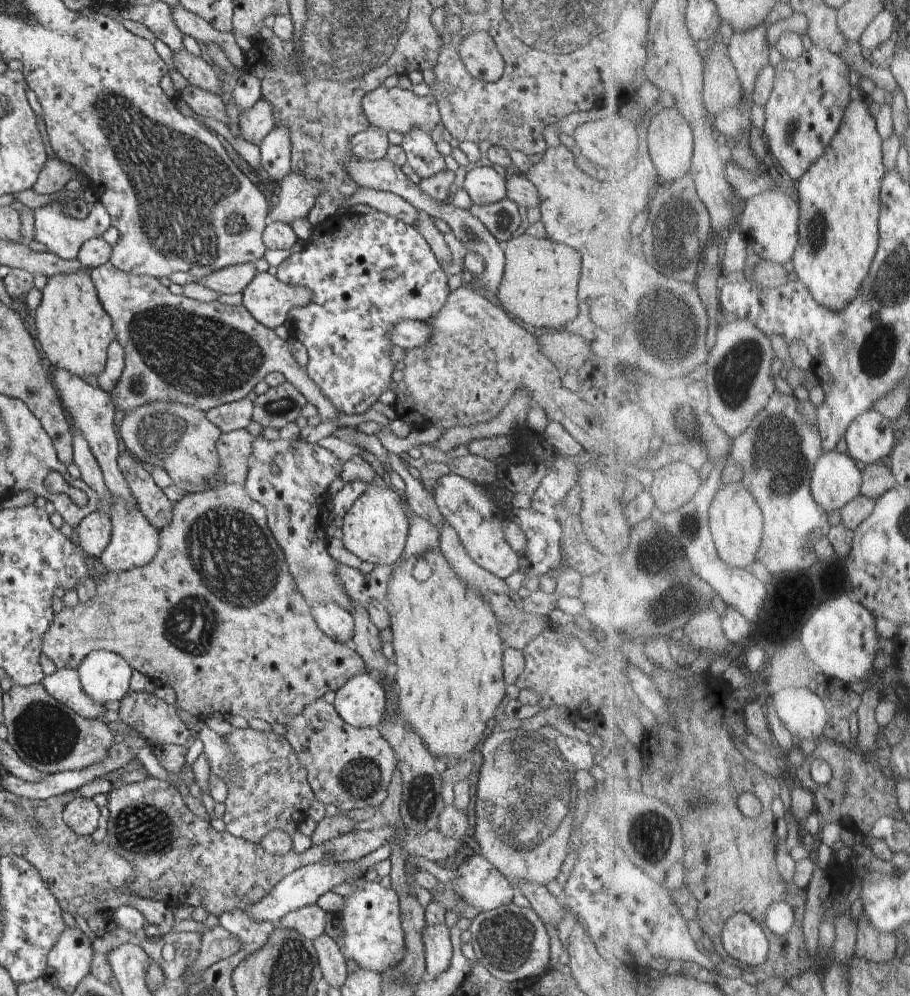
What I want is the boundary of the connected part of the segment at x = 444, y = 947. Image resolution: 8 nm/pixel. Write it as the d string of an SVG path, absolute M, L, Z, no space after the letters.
M446 925L430 926L423 930L426 977L438 978L450 967L453 947L449 930Z

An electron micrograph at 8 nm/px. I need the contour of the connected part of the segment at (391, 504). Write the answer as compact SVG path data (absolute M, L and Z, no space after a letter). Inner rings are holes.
M368 485L368 490L358 498L345 515L343 544L361 562L393 566L404 553L409 530L409 518L404 512L403 495L382 486Z

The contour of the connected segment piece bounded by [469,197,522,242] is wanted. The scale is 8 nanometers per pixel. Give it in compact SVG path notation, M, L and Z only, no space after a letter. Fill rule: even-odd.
M507 197L494 204L472 203L469 208L469 212L486 226L498 242L510 240L522 224L518 206Z

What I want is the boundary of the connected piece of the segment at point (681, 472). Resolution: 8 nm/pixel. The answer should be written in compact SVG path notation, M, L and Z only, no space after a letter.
M676 462L672 466L666 466L664 470L660 470L654 486L654 496L658 500L658 506L664 512L674 512L684 508L696 498L703 482L700 471L686 462Z

